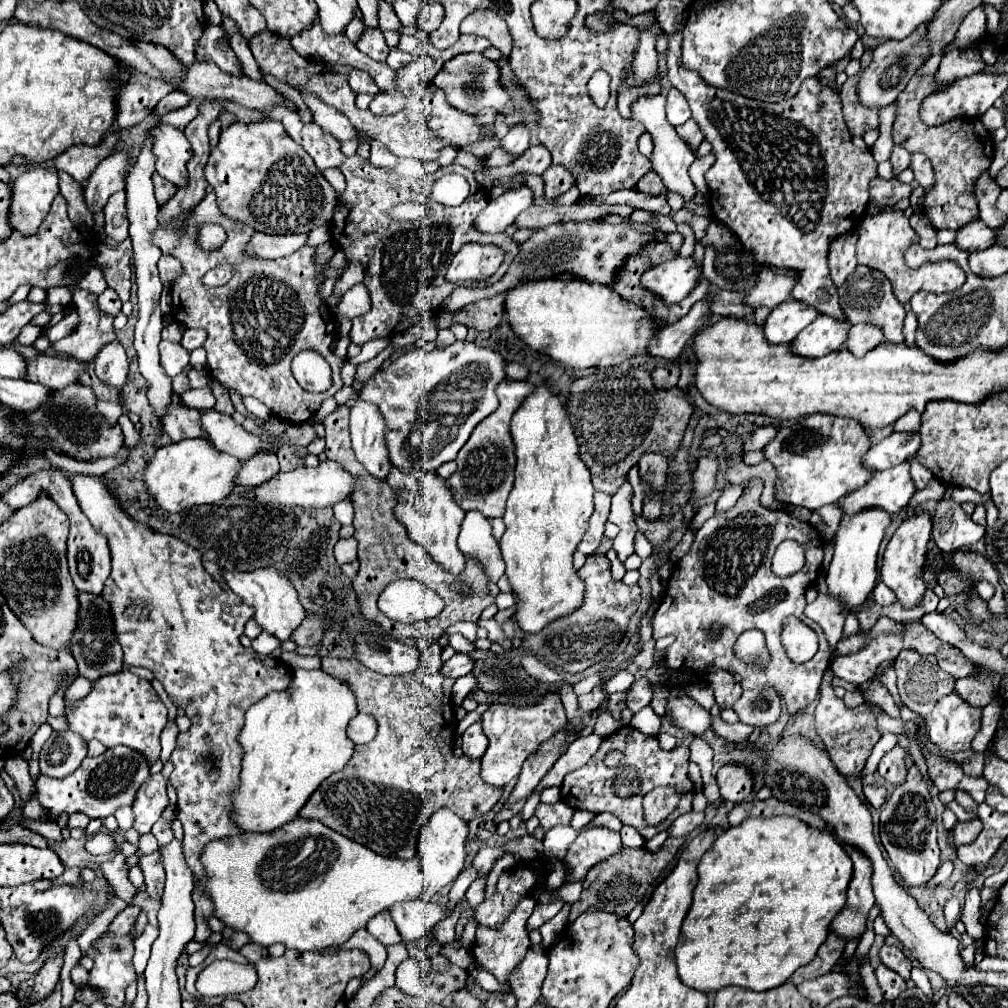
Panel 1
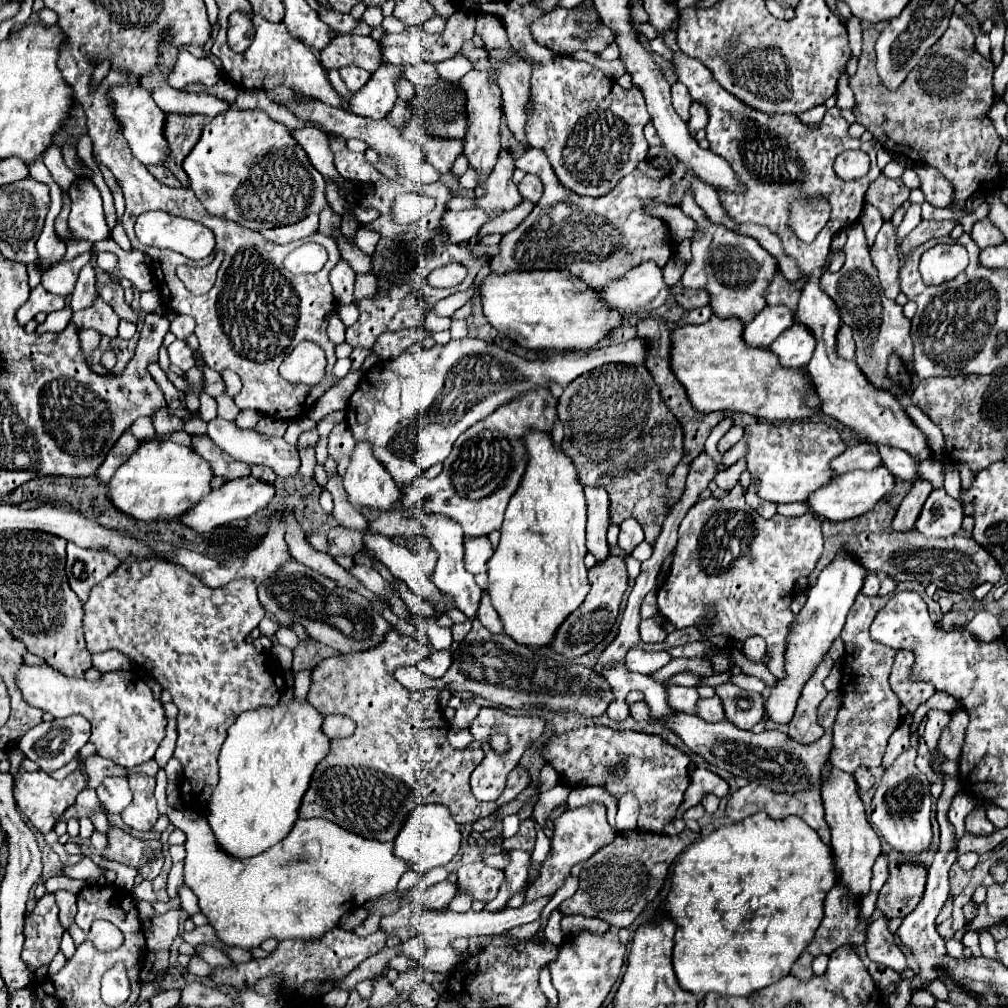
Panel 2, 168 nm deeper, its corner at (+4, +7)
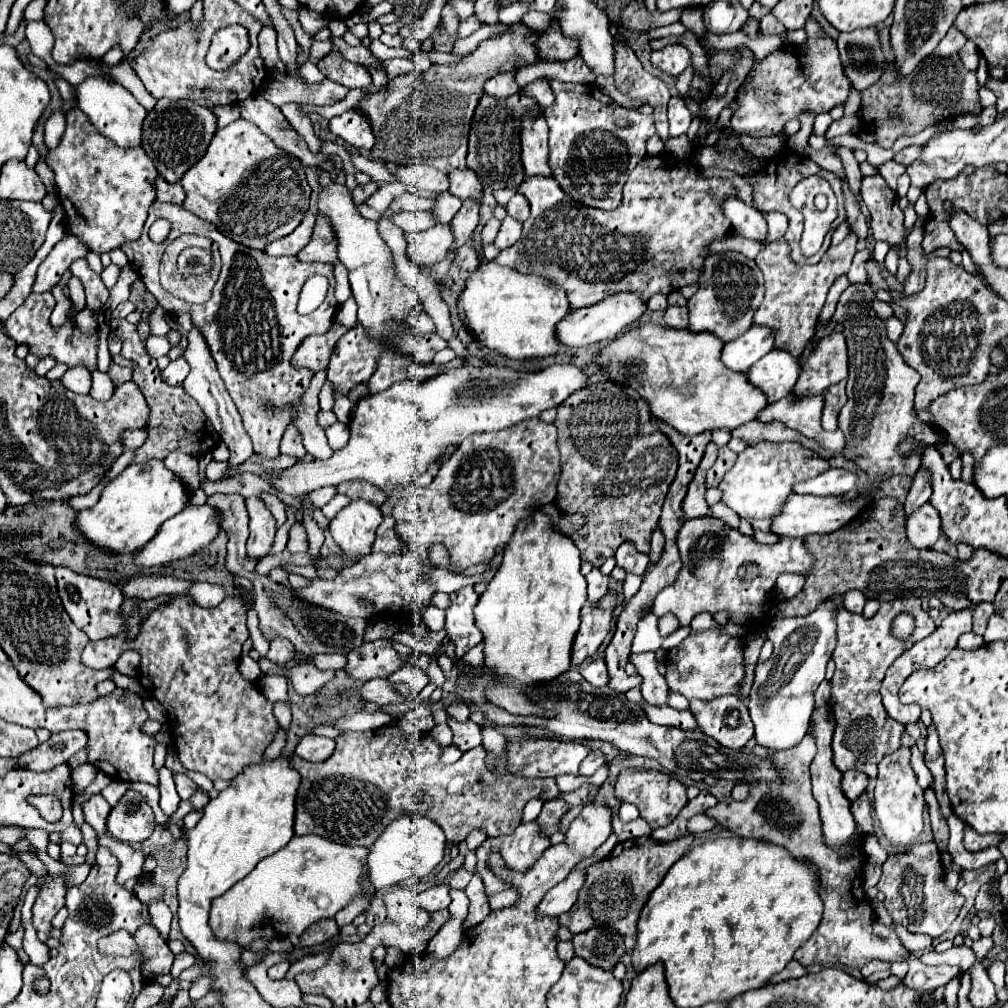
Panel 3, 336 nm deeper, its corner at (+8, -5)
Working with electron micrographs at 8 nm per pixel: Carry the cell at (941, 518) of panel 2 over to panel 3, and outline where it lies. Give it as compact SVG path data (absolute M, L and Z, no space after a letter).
M924 503L918 511L906 515L906 535L918 549L934 545L942 535L938 511L934 511L930 503Z

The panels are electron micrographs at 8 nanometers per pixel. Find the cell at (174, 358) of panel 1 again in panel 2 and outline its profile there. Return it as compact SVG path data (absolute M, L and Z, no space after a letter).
M176 339L172 345L168 345L168 355L170 355L170 363L180 367L182 371L192 369L194 363L196 363L190 347L186 345L186 341L180 341L180 339Z

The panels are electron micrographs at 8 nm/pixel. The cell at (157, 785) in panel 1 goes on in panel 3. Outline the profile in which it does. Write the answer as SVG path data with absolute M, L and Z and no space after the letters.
M134 789L122 795L116 807L112 807L110 817L106 821L108 833L122 843L140 843L152 835L154 827L156 821L152 807Z

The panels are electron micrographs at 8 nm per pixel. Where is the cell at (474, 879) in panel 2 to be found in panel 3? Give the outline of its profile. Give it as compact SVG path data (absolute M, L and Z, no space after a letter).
M460 867L458 871L452 873L452 879L450 879L450 887L452 889L464 889L468 885L468 871L464 867Z

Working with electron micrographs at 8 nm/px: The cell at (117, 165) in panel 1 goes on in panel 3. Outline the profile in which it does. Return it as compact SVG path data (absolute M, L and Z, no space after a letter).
M66 235L50 251L50 255L42 261L42 265L38 267L32 291L34 293L46 293L46 291L50 291L54 285L60 283L60 279L68 271L70 263L74 259L84 257L86 253L88 253L88 249L82 245L82 241L78 241L74 235Z

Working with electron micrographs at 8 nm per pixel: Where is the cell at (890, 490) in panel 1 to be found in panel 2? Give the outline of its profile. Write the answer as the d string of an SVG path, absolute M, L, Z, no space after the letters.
M880 465L872 471L850 471L844 475L834 475L826 487L810 495L808 503L810 503L810 509L818 513L822 519L844 521L844 519L852 519L874 509L874 505L882 501L884 497L888 497L894 487L896 487L896 477L890 473L888 467Z

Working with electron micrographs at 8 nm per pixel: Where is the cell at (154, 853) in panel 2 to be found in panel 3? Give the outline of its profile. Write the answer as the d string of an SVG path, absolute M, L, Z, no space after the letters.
M100 793L92 795L82 805L82 811L84 811L84 819L96 829L96 833L106 833L106 817L110 813L110 805Z

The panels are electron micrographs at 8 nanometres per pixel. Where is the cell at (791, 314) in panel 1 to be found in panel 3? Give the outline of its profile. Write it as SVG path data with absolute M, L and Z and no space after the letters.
M752 325L740 337L726 341L722 349L722 363L730 371L746 373L758 359L774 349L774 333L762 325Z

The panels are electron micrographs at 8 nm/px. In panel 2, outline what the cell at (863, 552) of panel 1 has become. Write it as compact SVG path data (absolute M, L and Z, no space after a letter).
M840 549L840 553L834 555L830 565L822 569L818 581L808 589L808 601L802 607L802 611L796 615L796 625L792 625L792 633L786 641L786 677L778 681L778 685L772 689L766 701L766 713L772 721L788 723L792 719L804 683L812 677L824 653L828 653L832 641L840 635L846 615L854 605L856 595L862 589L862 581L866 579L866 573L868 573L866 567L860 565L860 561L852 553Z

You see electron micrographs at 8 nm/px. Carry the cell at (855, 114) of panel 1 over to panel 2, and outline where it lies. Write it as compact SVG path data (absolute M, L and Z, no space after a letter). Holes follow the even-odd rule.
M952 15L950 27L942 35L942 39L938 39L928 49L924 59L910 71L906 81L898 87L896 96L891 97L892 91L882 85L876 72L876 37L878 29L874 25L864 29L858 71L854 77L850 77L850 87L856 99L852 113L856 121L862 123L868 131L872 131L876 141L880 141L880 145L890 153L904 153L912 161L926 161L936 167L954 185L954 209L962 211L966 199L976 189L980 189L982 185L994 187L994 181L1000 179L996 151L1002 139L996 133L992 121L988 119L988 111L994 103L994 65L976 51L972 29L958 15ZM890 99L895 103L891 107L885 104L888 112L887 121L884 121L888 123L886 131L886 127L882 127L882 115L874 115L871 101Z

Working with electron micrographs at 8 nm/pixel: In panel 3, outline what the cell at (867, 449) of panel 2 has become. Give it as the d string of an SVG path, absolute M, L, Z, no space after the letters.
M828 469L826 473L794 485L794 493L798 495L814 495L814 497L838 497L848 495L856 487L858 477L846 469Z

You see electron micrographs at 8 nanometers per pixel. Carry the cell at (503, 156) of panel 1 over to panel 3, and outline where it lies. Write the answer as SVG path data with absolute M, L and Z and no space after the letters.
M442 193L436 197L436 205L430 209L430 213L438 223L448 225L460 207L462 207L462 203L458 197L454 197L452 193Z

